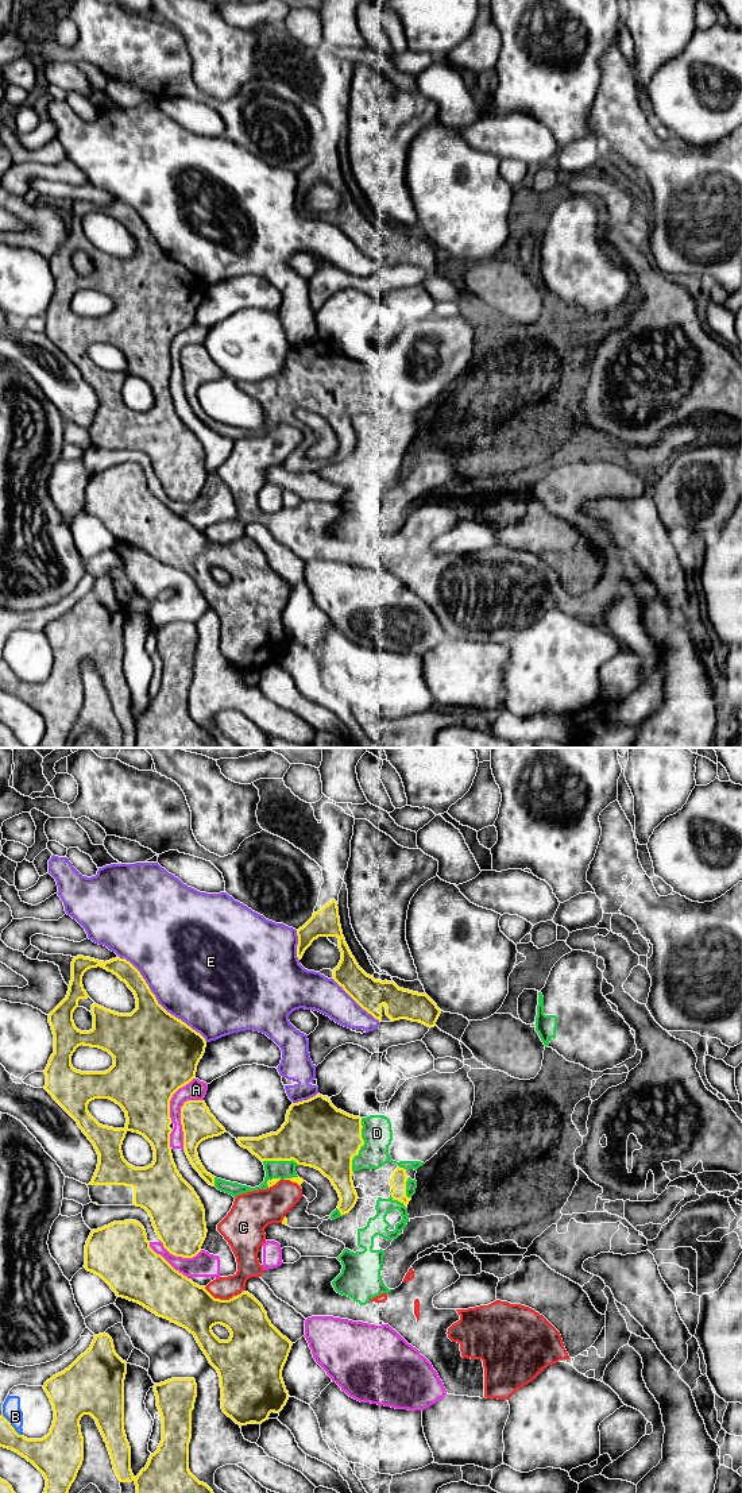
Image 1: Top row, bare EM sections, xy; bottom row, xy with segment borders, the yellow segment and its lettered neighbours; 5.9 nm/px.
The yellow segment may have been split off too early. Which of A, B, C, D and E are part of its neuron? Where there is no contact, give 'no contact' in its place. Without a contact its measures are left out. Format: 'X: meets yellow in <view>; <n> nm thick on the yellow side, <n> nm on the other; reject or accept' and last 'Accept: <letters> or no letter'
A: meets yellow in xy; 190 nm thick on the yellow side, 120 nm on the other; reject
B: meets yellow in xy; 180 nm thick on the yellow side, 110 nm on the other; reject
C: meets yellow in xy; 280 nm thick on the yellow side, 140 nm on the other; reject
D: meets yellow in xy; 380 nm thick on the yellow side, 180 nm on the other; reject
E: meets yellow in xy; 420 nm thick on the yellow side, 480 nm on the other; reject
Accept: no letter

